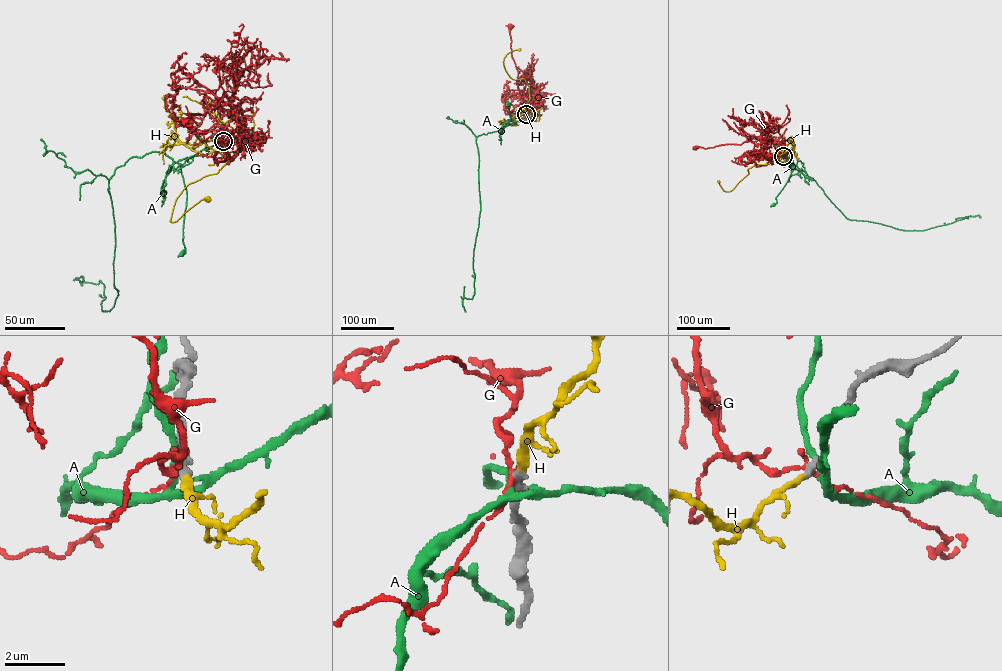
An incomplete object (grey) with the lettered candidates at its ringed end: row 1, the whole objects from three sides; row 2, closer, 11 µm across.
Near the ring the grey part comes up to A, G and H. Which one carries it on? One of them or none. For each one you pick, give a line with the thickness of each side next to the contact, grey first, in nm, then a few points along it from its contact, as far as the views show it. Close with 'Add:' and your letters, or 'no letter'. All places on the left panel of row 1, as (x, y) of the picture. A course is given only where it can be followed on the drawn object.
H: Thickness 340 nm (grey) against 170 nm. Its course: (223, 141), (231, 138), (222, 151), (231, 160), (189, 184), (175, 202), (170, 221), (208, 199)
Add: H

